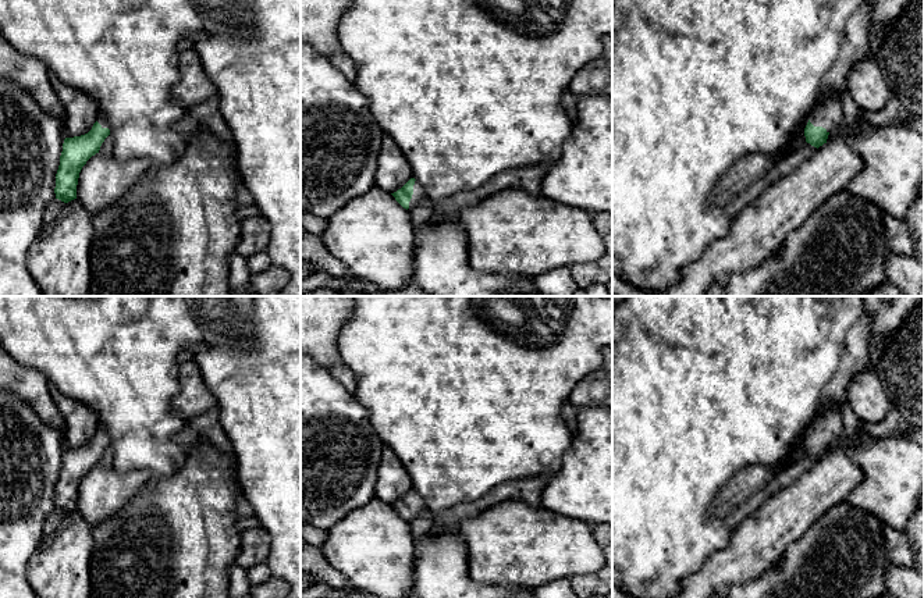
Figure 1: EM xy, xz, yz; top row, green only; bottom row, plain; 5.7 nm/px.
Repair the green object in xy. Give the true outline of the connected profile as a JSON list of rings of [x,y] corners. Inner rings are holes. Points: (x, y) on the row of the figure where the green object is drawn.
[[[99,111],[97,121],[88,134],[64,139],[56,174],[56,199],[64,203],[77,199],[79,172],[86,161],[99,153],[102,143],[109,135],[110,124],[107,117],[103,111]]]

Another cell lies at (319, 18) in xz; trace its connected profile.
[[[301,0],[301,40],[330,57],[344,53],[338,26],[353,0]]]

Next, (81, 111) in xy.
[[[49,72],[49,79],[65,111],[63,121],[64,136],[74,138],[88,134],[97,121],[97,102],[82,92],[71,89],[53,72]]]

